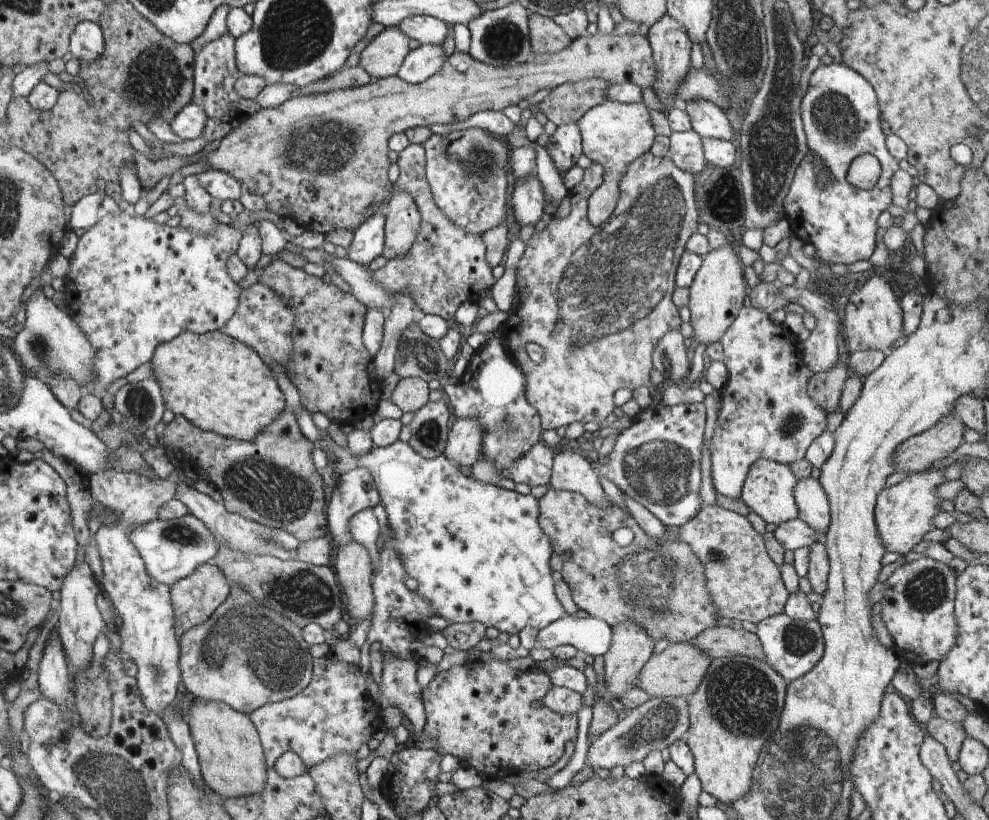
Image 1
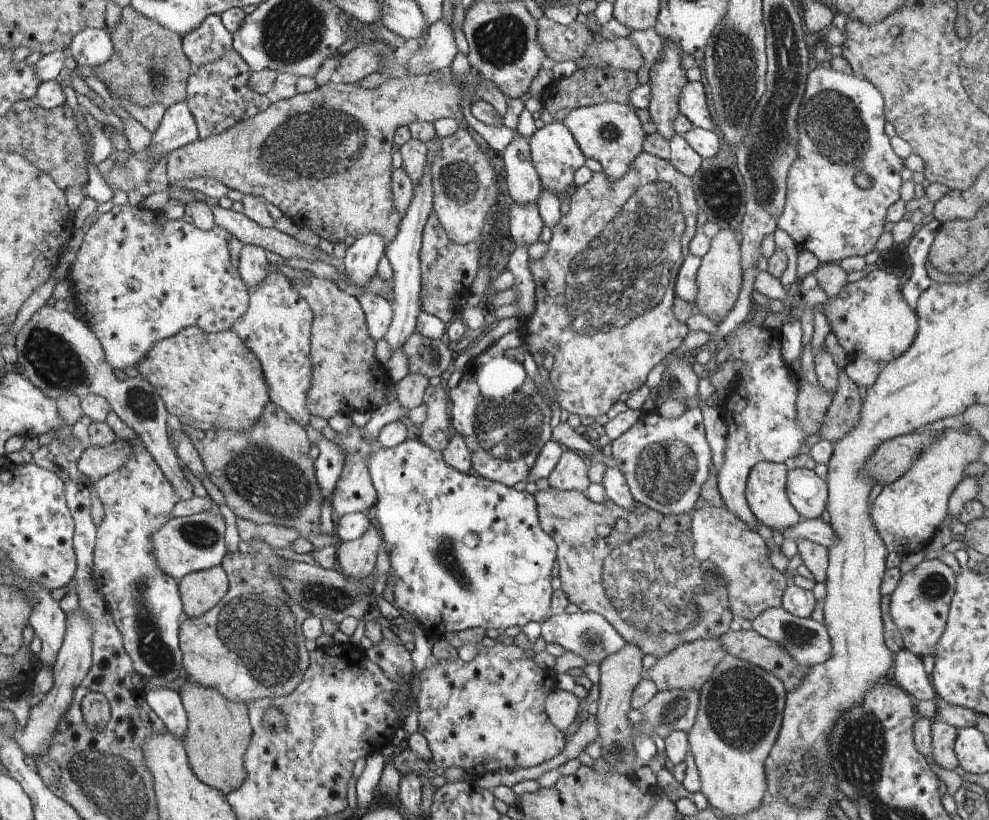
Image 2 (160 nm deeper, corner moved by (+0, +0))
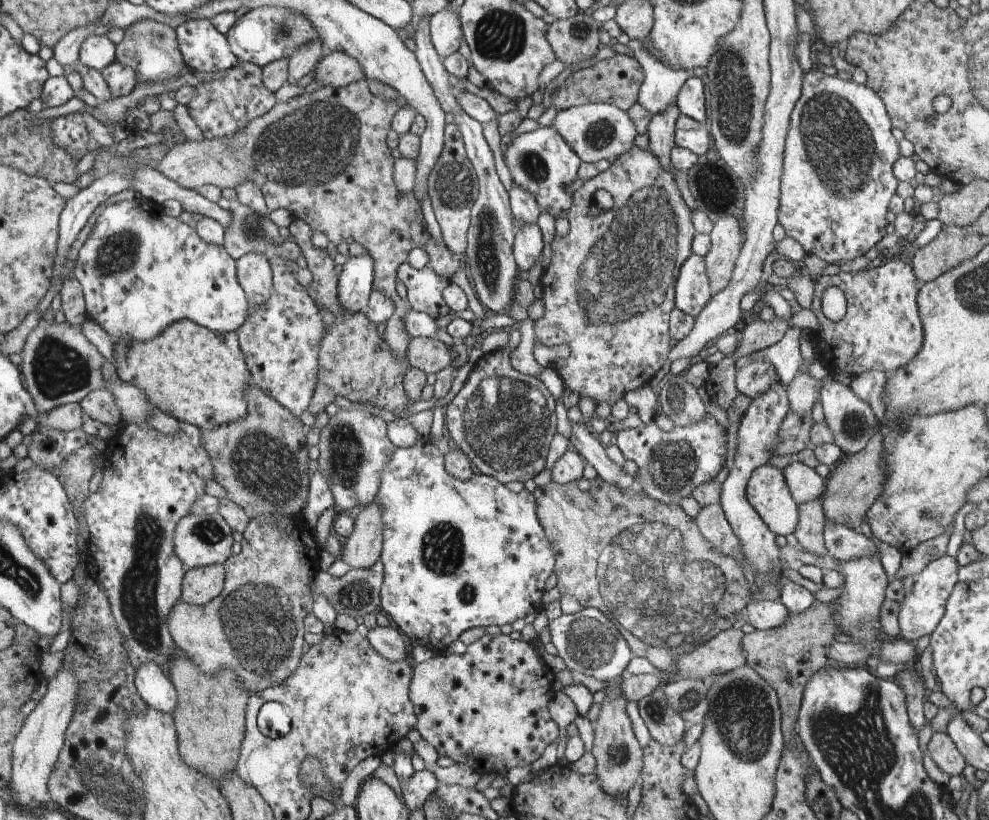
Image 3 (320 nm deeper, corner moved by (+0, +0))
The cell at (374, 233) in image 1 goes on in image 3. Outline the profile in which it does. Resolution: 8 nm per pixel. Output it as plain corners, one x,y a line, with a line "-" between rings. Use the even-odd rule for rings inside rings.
370,254
350,257
338,277
339,302
348,315
364,313
369,306
374,282
373,258

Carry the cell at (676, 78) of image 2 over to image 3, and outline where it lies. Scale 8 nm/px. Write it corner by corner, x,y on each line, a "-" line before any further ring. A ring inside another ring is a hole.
676,104
663,113
653,115
646,134
648,135
648,150
659,160
666,170
675,170
672,161
672,150
676,146
674,133
677,130
677,118
680,114

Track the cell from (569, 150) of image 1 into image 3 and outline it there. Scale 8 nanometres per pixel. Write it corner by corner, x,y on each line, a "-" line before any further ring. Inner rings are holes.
542,127
514,137
506,148
504,159
514,185
529,192
539,204
540,213
551,214
555,219
566,216
573,206
570,185
578,178
581,158
566,144
552,127

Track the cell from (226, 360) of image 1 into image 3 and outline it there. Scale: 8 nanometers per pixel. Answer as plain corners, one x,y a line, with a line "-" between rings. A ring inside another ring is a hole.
190,319
171,322
150,340
134,341
126,350
115,351
116,372
121,381
140,389
152,406
173,416
180,423
190,423
204,431
216,429
222,424
237,421
248,413
245,390
251,380
251,372
241,351
240,338
235,331
216,333

